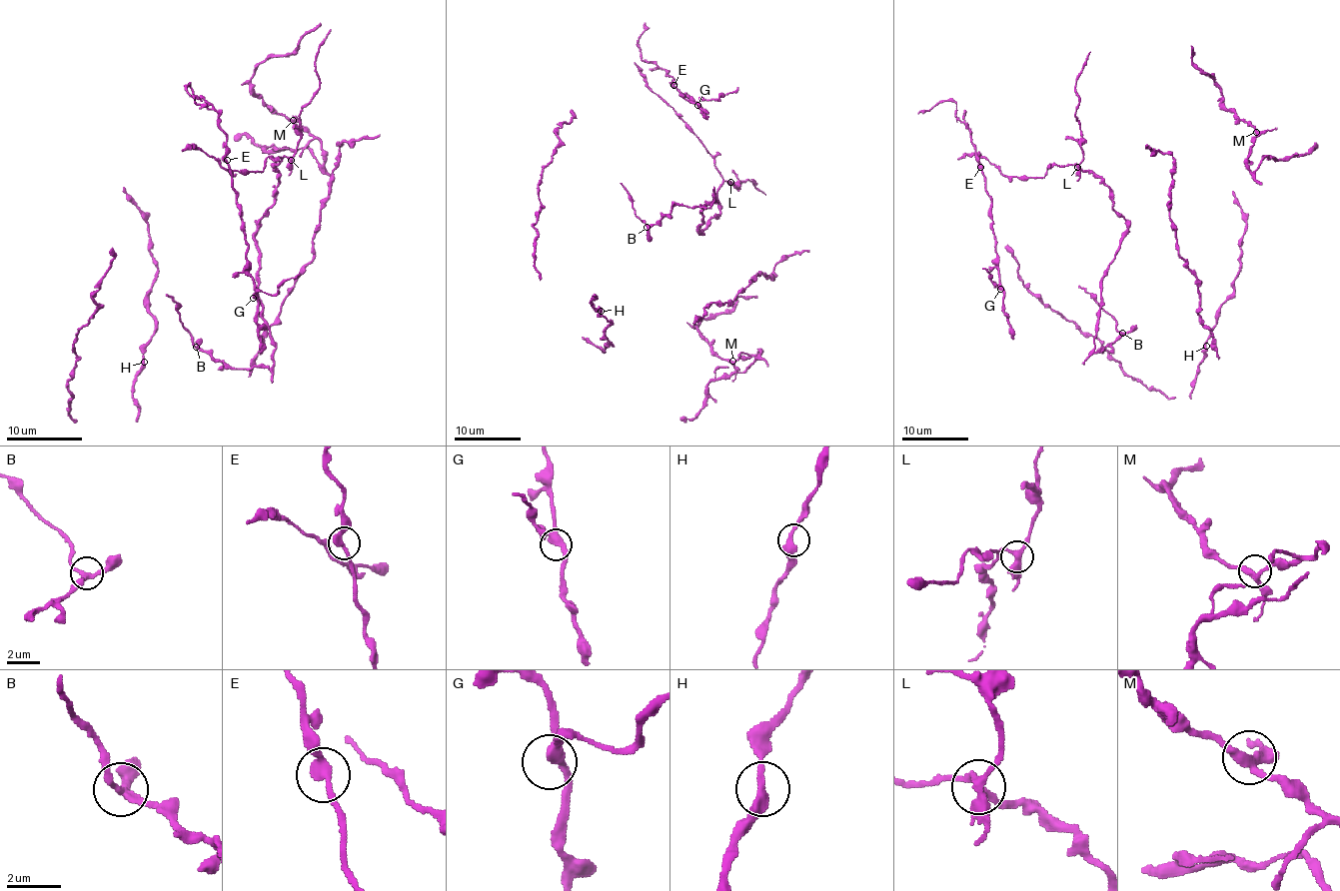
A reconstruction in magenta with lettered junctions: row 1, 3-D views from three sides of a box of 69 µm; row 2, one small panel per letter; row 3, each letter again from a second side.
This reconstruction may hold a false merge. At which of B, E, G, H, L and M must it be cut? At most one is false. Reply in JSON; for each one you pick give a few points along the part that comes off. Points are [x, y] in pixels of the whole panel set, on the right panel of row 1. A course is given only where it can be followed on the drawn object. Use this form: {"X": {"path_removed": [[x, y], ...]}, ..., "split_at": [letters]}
{"L": {"path_removed": [[1077, 167], [1082, 161], [1080, 124], [1075, 115], [1079, 102], [1075, 79], [1090, 52]]}, "split_at": ["L"]}

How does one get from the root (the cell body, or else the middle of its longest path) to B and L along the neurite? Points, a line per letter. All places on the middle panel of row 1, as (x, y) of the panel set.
B: (702, 205), (715, 199), (708, 207), (675, 205), (669, 214), (647, 227)
L: (702, 205), (700, 230), (718, 214), (717, 189), (723, 182), (730, 182)

